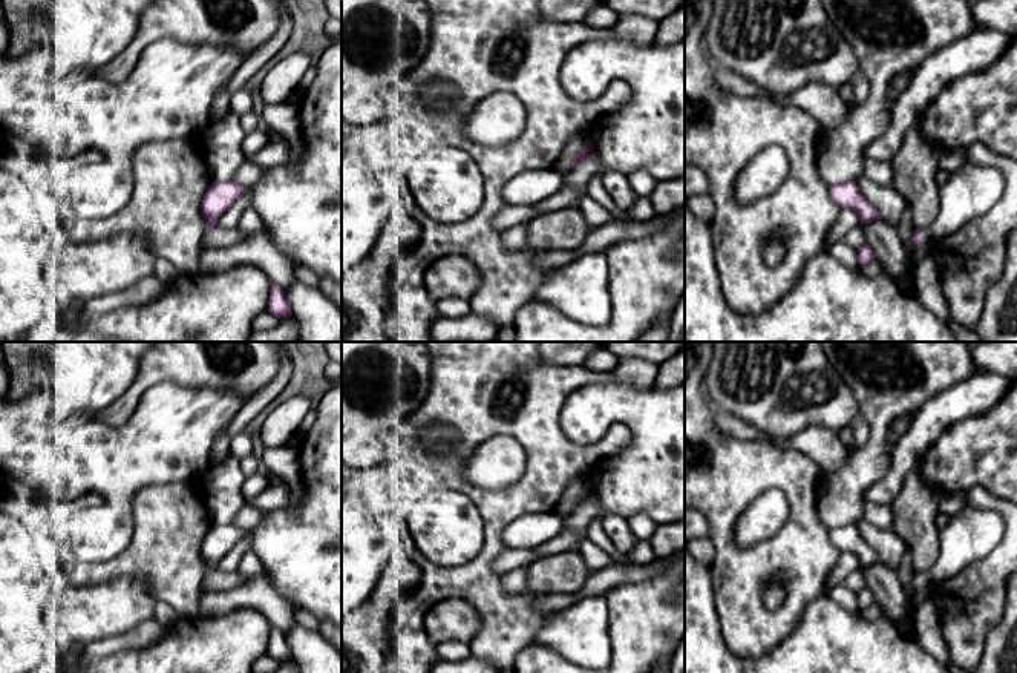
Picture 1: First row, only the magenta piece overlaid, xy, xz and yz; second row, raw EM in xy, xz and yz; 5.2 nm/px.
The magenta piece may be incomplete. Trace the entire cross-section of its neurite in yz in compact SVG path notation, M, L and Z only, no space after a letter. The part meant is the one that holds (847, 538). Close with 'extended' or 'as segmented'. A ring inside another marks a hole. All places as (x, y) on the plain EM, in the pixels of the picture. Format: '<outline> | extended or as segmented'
M855 524L830 529L830 540L841 552L855 553L859 569L881 563L878 553L865 543Z | as segmented

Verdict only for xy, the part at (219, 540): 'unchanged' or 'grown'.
unchanged

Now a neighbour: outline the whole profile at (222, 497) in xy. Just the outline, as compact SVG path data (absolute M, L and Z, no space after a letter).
M231 454L204 474L205 492L202 498L213 524L234 523L237 512L247 503L242 494L245 478L240 458Z

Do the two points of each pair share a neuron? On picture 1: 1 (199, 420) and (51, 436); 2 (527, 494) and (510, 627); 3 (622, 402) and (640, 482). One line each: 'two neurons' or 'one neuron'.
1: one neuron
2: one neuron
3: one neuron

